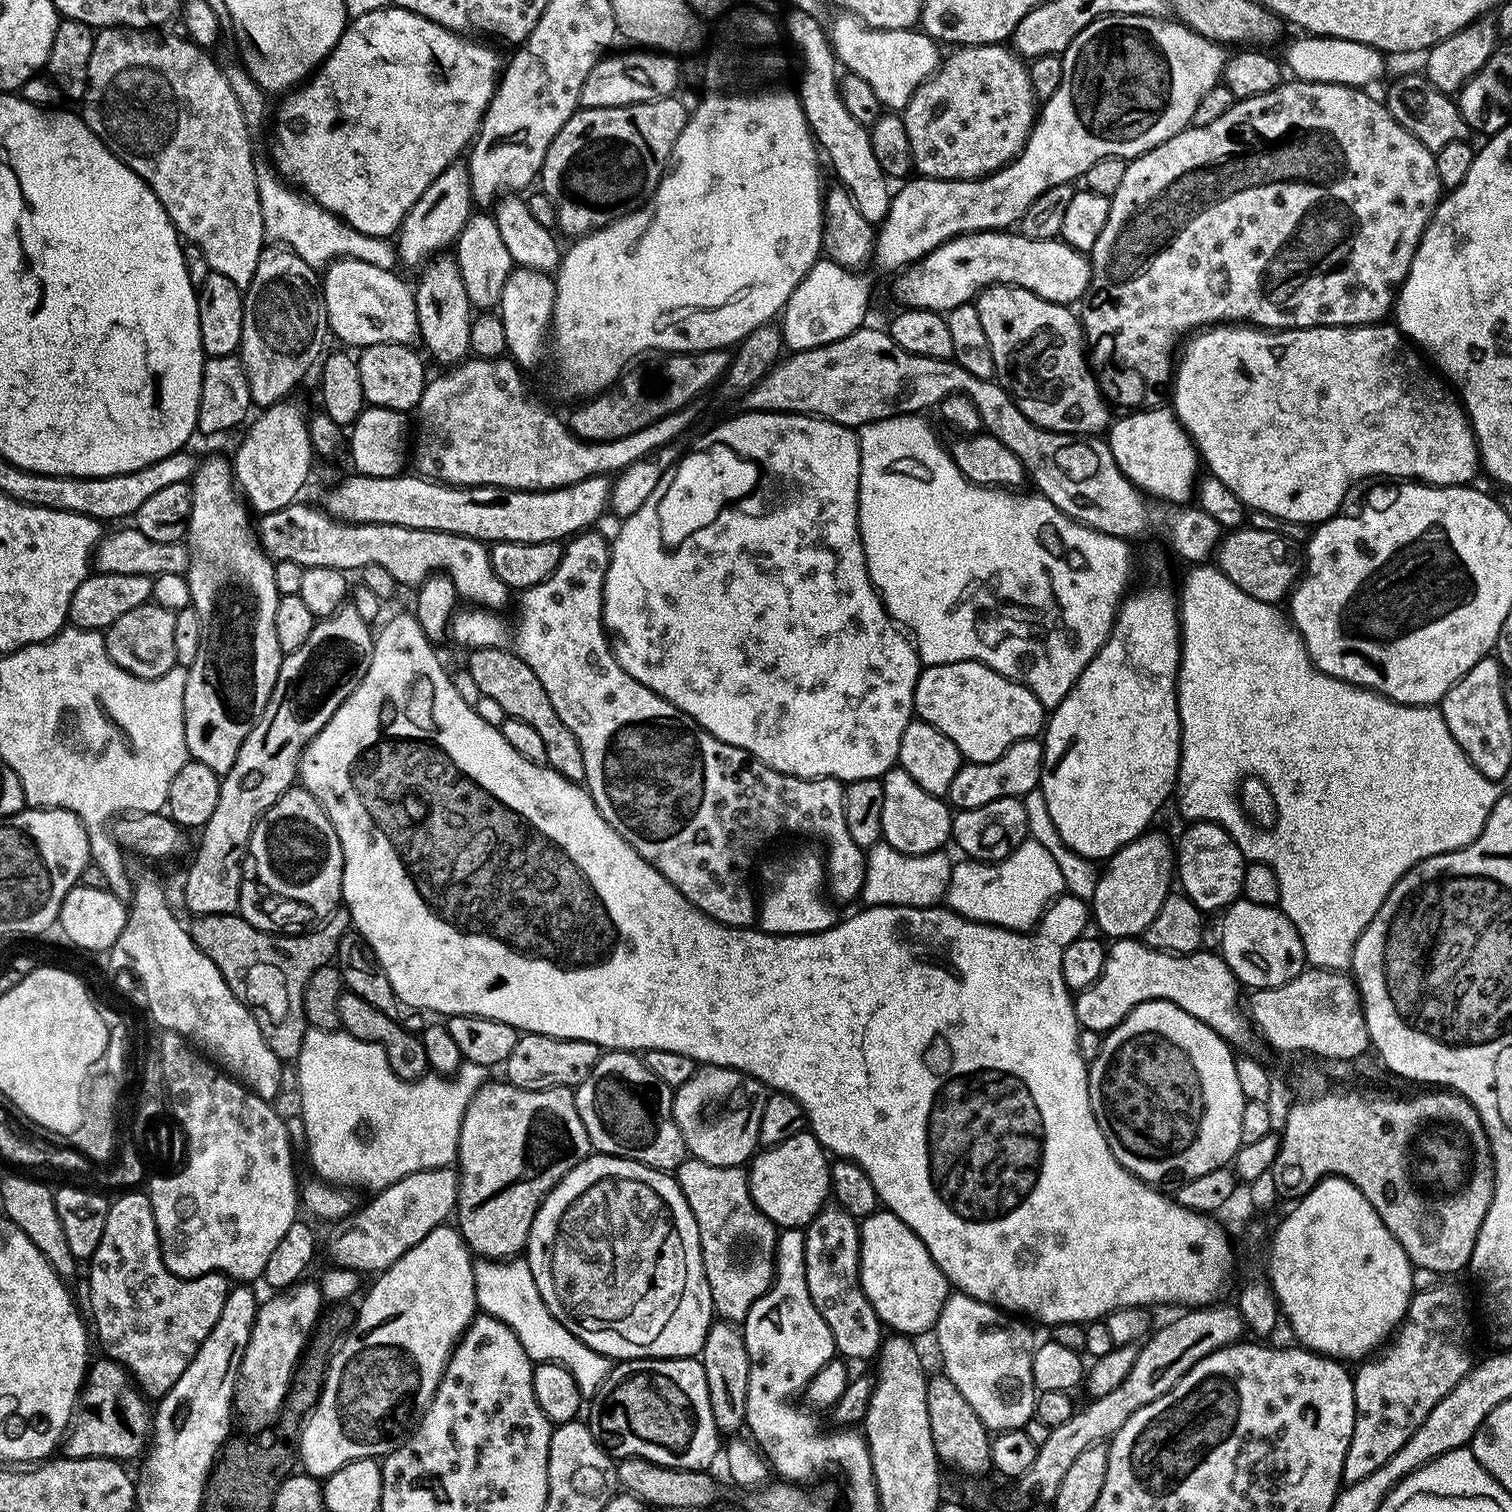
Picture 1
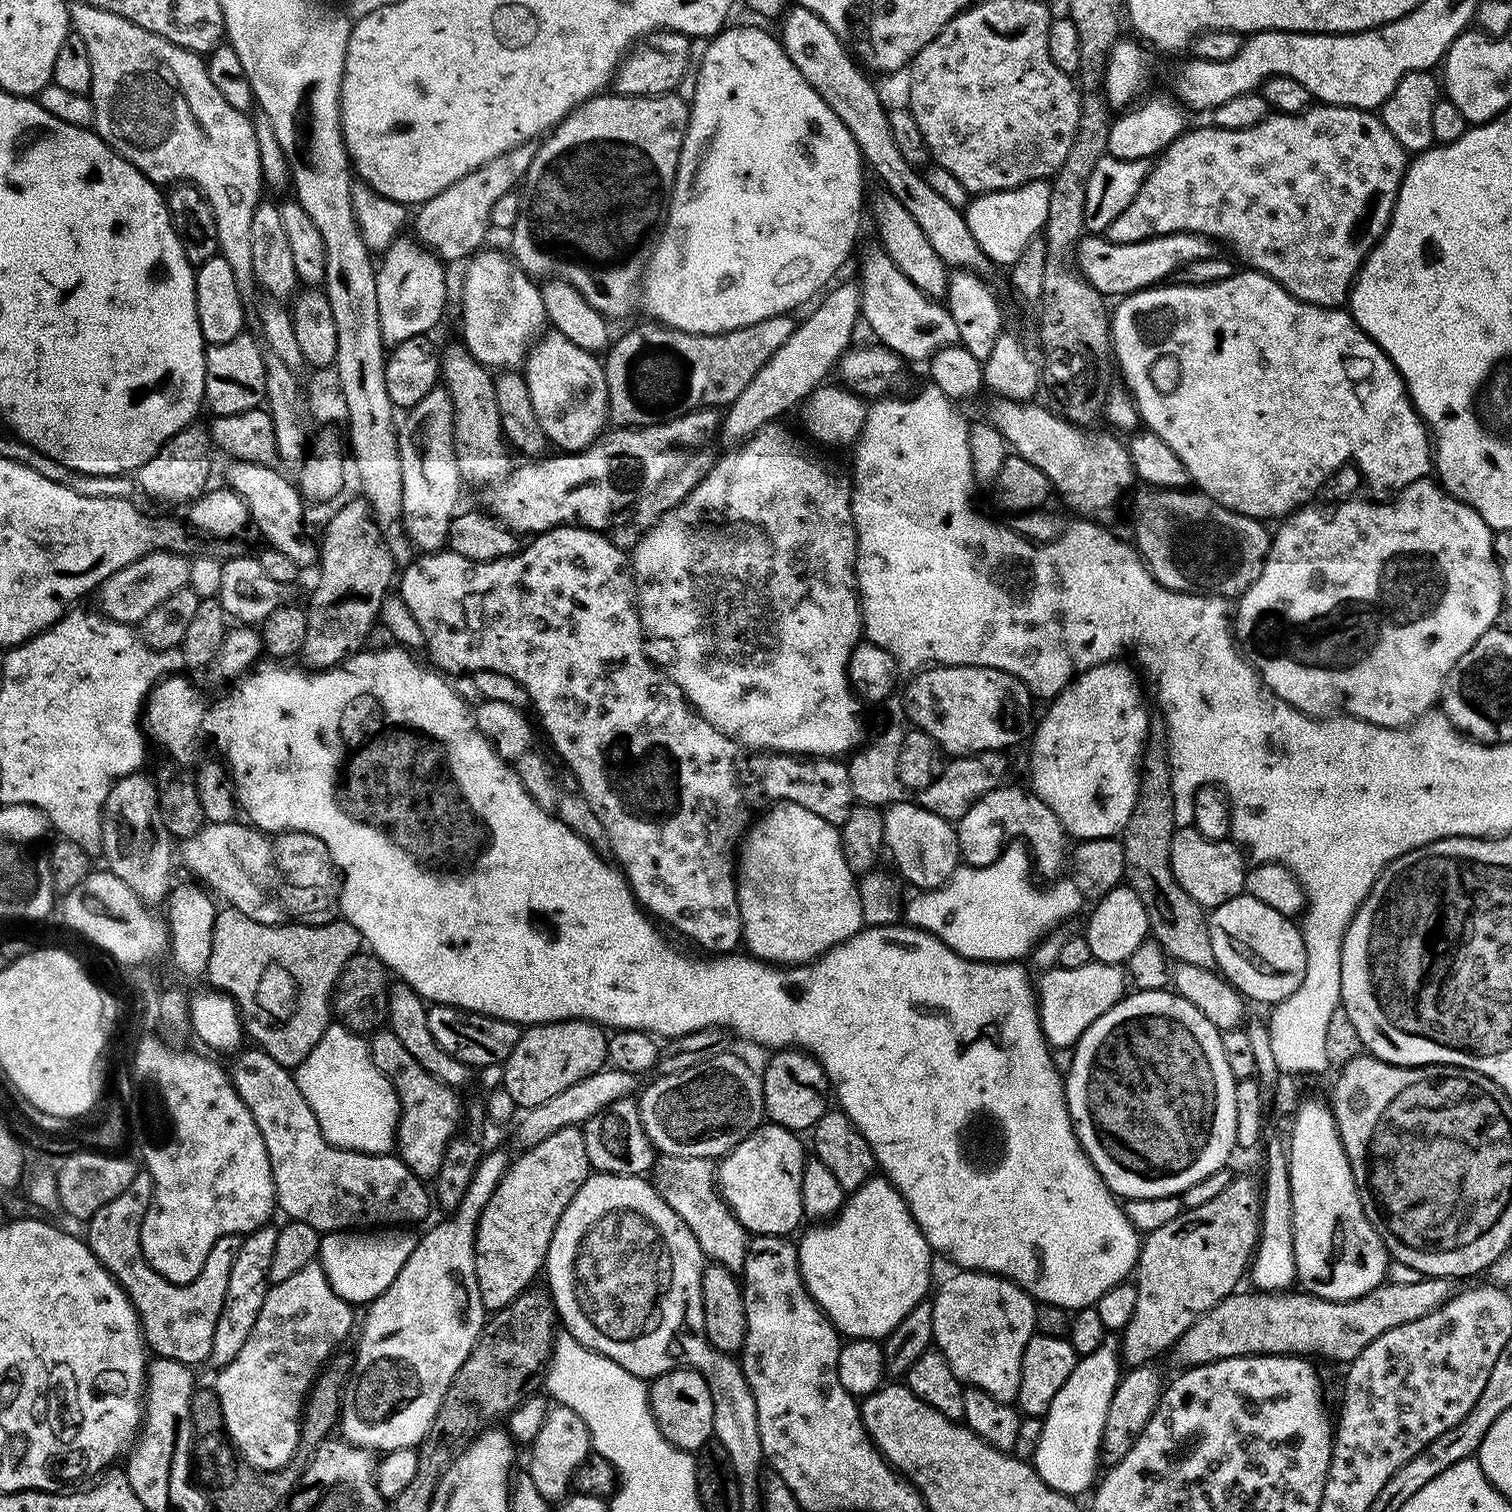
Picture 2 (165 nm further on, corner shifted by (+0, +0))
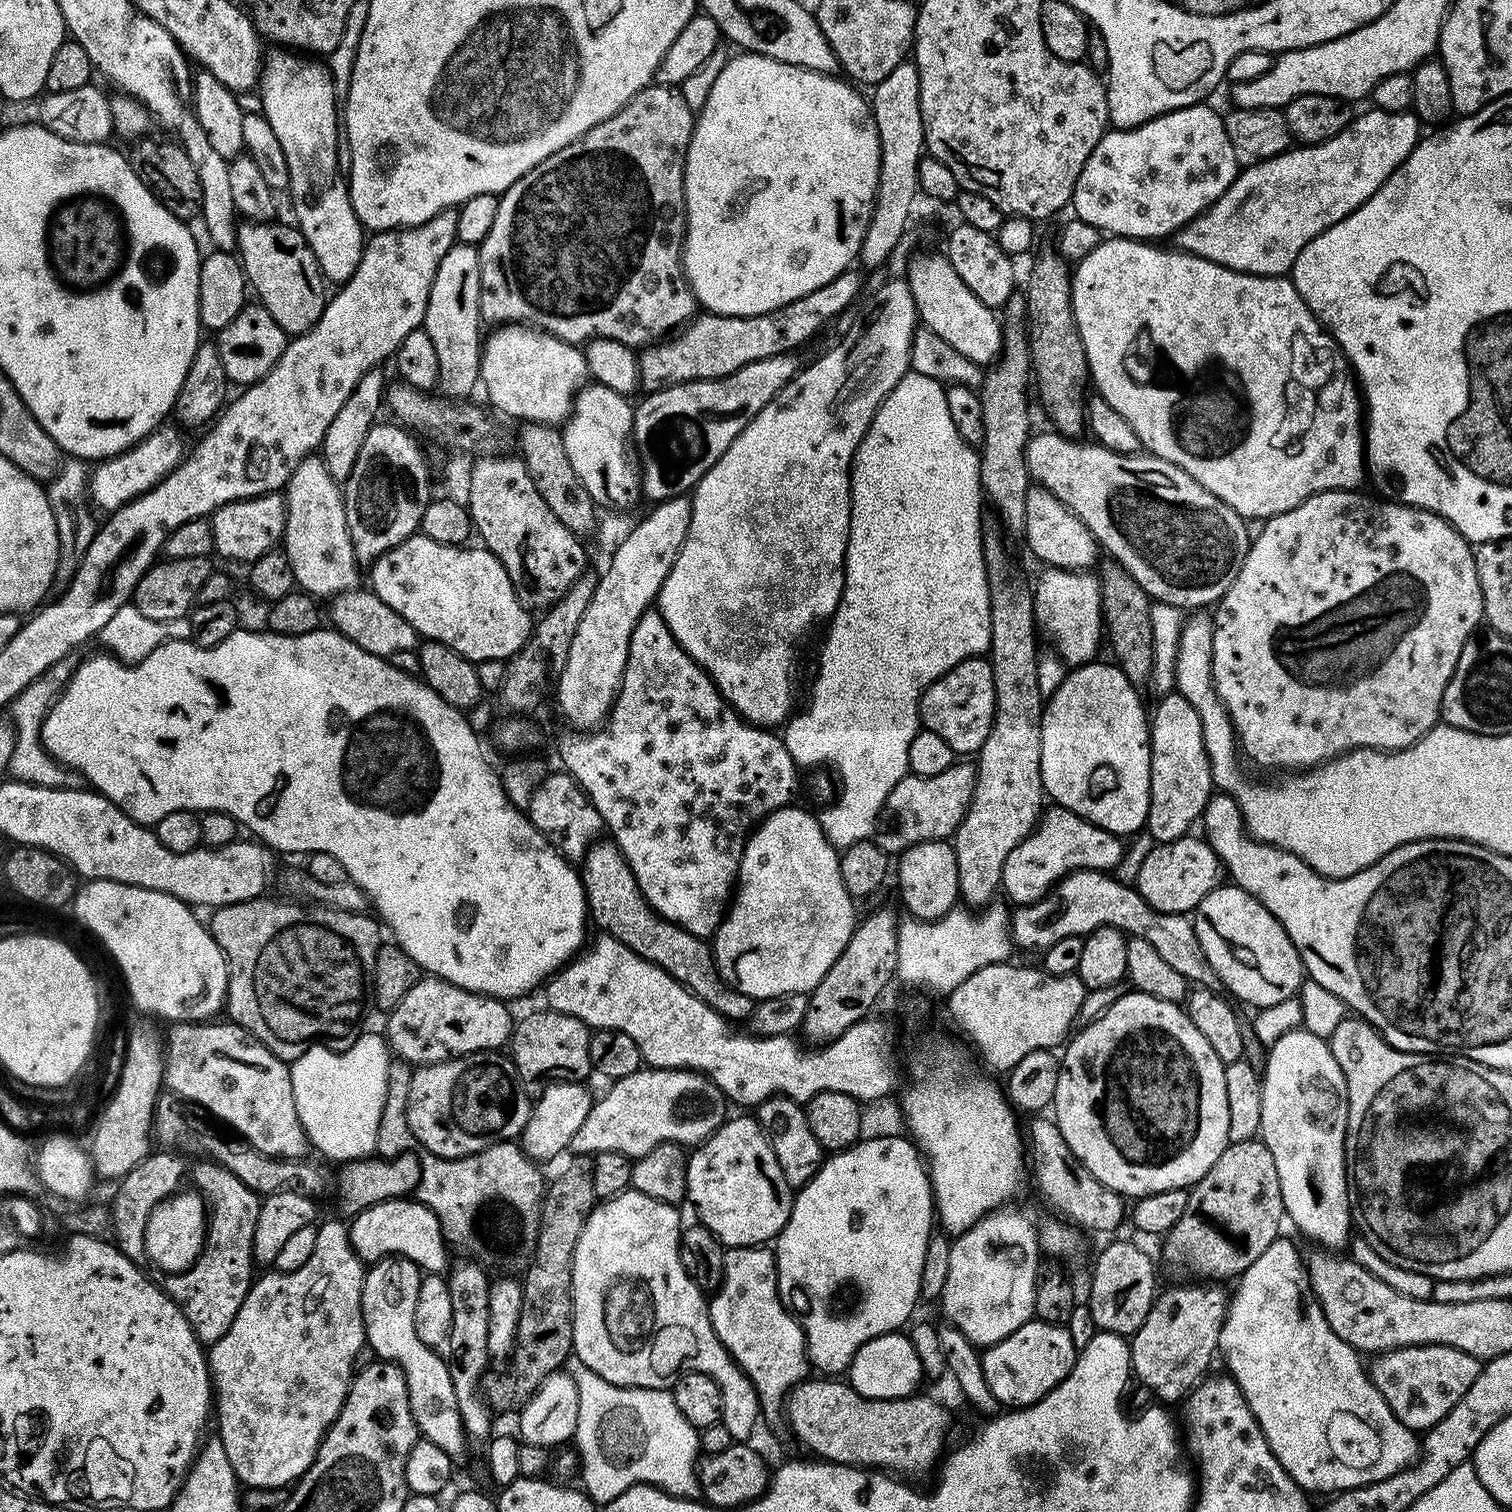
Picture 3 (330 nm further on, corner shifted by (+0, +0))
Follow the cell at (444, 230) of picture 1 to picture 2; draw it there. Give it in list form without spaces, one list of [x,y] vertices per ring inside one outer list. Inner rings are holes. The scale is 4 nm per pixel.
[[[398,238],[382,254],[376,268],[376,289],[378,290],[378,322],[382,330],[385,345],[395,346],[406,342],[406,338],[423,336],[431,333],[431,328],[444,316],[444,307],[448,300],[448,276],[444,273],[445,261],[441,260],[435,252],[428,251],[419,240],[415,238]]]

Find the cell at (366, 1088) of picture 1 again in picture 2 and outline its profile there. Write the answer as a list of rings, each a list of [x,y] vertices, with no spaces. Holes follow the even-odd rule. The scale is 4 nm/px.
[[[336,1022],[328,1027],[322,1038],[312,1047],[309,1056],[295,1069],[296,1085],[306,1098],[322,1134],[336,1148],[349,1148],[355,1152],[388,1154],[396,1142],[396,1125],[400,1120],[400,1102],[392,1089],[391,1080],[386,1079],[374,1066],[372,1055],[368,1053],[368,1040],[363,1035],[351,1032],[343,1024]]]

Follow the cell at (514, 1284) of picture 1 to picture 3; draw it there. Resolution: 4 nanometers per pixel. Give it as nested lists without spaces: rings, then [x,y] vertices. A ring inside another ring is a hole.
[[[569,1359],[566,1365],[568,1375],[574,1378],[574,1382],[578,1386],[578,1426],[574,1437],[575,1451],[578,1453],[578,1473],[584,1479],[582,1484],[583,1491],[587,1493],[589,1499],[596,1501],[600,1496],[608,1496],[610,1499],[618,1498],[618,1494],[622,1494],[628,1488],[633,1488],[635,1484],[650,1484],[661,1488],[664,1492],[669,1492],[672,1496],[683,1496],[692,1498],[698,1492],[698,1455],[701,1451],[700,1433],[698,1429],[690,1422],[686,1422],[686,1418],[682,1414],[682,1410],[678,1410],[678,1402],[674,1402],[671,1391],[667,1387],[663,1388],[623,1388],[617,1384],[606,1382],[606,1378],[602,1378],[598,1374],[594,1374],[594,1370],[590,1370],[580,1360]]]

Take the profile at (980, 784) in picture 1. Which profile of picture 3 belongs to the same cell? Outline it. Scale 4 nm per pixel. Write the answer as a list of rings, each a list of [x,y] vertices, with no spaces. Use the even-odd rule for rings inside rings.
[[[953,762],[942,774],[903,776],[890,790],[870,837],[883,852],[899,854],[912,844],[927,840],[947,841],[964,817],[974,790],[976,769],[971,763]]]

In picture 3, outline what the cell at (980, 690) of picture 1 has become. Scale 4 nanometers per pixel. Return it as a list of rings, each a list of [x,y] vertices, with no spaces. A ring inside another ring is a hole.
[[[973,658],[963,660],[958,666],[942,674],[920,697],[918,720],[927,731],[938,734],[953,754],[979,751],[986,734],[990,732],[992,719],[996,713],[996,695],[992,665],[987,659]]]

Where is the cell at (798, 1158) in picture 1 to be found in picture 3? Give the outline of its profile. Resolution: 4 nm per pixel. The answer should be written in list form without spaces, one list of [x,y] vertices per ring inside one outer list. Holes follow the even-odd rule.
[[[751,1115],[732,1119],[725,1119],[711,1136],[691,1149],[684,1169],[684,1186],[687,1203],[692,1203],[696,1211],[695,1219],[711,1230],[721,1245],[750,1248],[775,1241],[780,1235],[792,1209],[793,1193],[755,1119]]]

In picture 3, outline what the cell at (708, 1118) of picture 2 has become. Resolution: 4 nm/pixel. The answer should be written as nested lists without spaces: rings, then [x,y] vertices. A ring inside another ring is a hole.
[[[644,1066],[640,1071],[615,1081],[611,1087],[612,1089],[601,1100],[599,1097],[593,1103],[590,1114],[586,1114],[586,1122],[582,1122],[582,1126],[578,1126],[578,1134],[574,1134],[570,1145],[571,1151],[577,1154],[620,1152],[623,1156],[635,1158],[646,1155],[659,1144],[695,1146],[711,1136],[729,1115],[729,1105],[718,1085],[713,1084],[703,1075],[693,1074],[683,1068]]]

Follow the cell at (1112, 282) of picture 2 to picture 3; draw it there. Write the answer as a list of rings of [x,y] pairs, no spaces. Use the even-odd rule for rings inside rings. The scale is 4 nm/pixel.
[[[1369,107],[1369,112],[1364,112],[1355,117],[1351,124],[1347,124],[1342,131],[1334,138],[1330,138],[1321,144],[1309,144],[1307,146],[1293,146],[1287,152],[1278,154],[1269,160],[1257,160],[1249,163],[1248,169],[1241,171],[1237,175],[1236,181],[1232,183],[1227,190],[1223,192],[1210,207],[1207,208],[1201,216],[1195,216],[1184,228],[1175,233],[1175,247],[1182,252],[1189,252],[1192,256],[1198,258],[1206,258],[1210,262],[1214,262],[1223,268],[1229,268],[1235,272],[1245,272],[1251,276],[1283,276],[1291,273],[1294,262],[1298,258],[1298,254],[1306,247],[1310,241],[1322,234],[1330,226],[1334,226],[1338,222],[1342,222],[1342,218],[1346,218],[1354,210],[1358,210],[1358,206],[1362,206],[1370,199],[1376,191],[1390,178],[1390,174],[1394,174],[1394,170],[1398,170],[1404,163],[1406,157],[1416,149],[1417,144],[1422,139],[1422,122],[1416,117],[1415,112],[1409,110],[1407,112],[1387,112],[1381,108]]]

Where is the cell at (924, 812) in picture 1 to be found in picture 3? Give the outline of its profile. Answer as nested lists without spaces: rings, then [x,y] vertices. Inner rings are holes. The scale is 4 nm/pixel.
[[[927,840],[910,845],[899,853],[900,865],[895,865],[894,876],[900,883],[900,900],[909,917],[914,920],[937,920],[958,904],[960,883],[957,880],[956,855],[949,843],[942,840]]]

